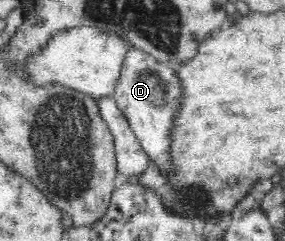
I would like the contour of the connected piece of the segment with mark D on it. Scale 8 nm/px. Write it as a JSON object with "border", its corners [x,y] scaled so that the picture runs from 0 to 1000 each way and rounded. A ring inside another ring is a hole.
{"border":[[[460,195],[389,398],[530,685],[547,693],[572,743],[600,743],[621,726],[600,618],[611,593],[614,494],[628,490],[628,461],[639,461],[642,394],[649,373],[618,274]]]}

